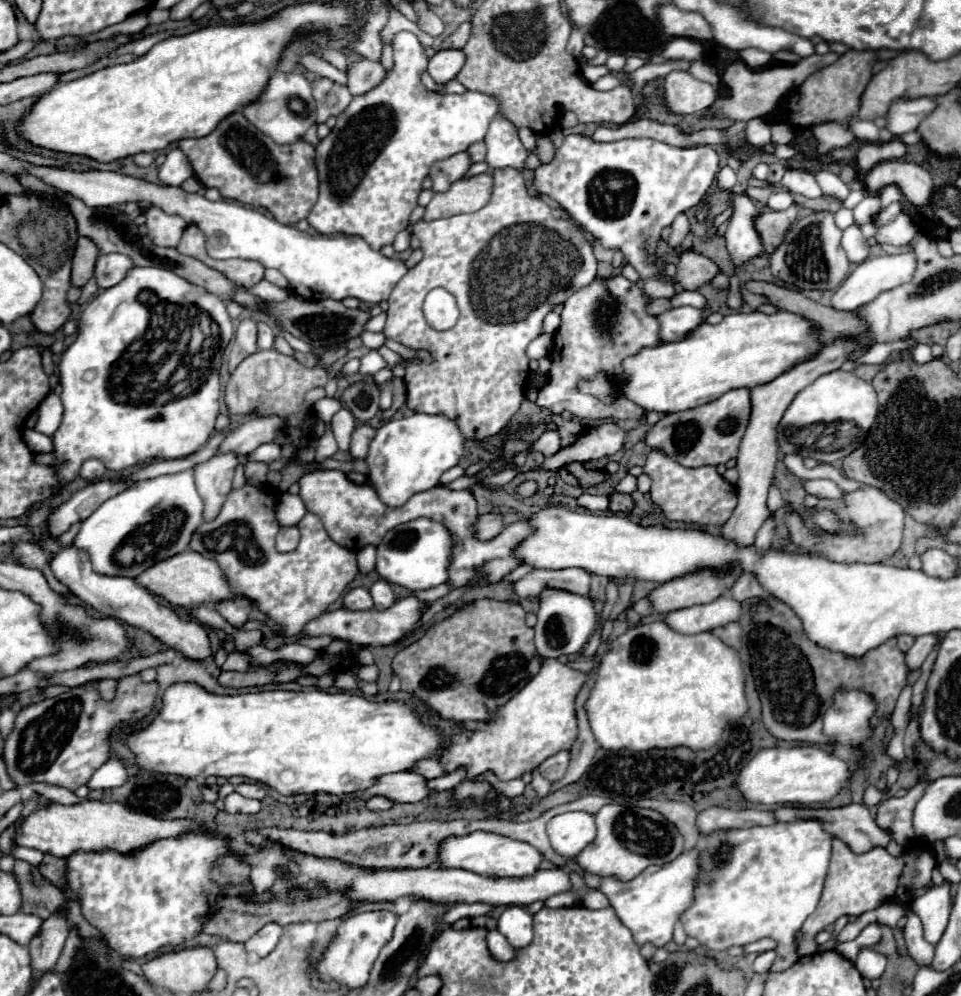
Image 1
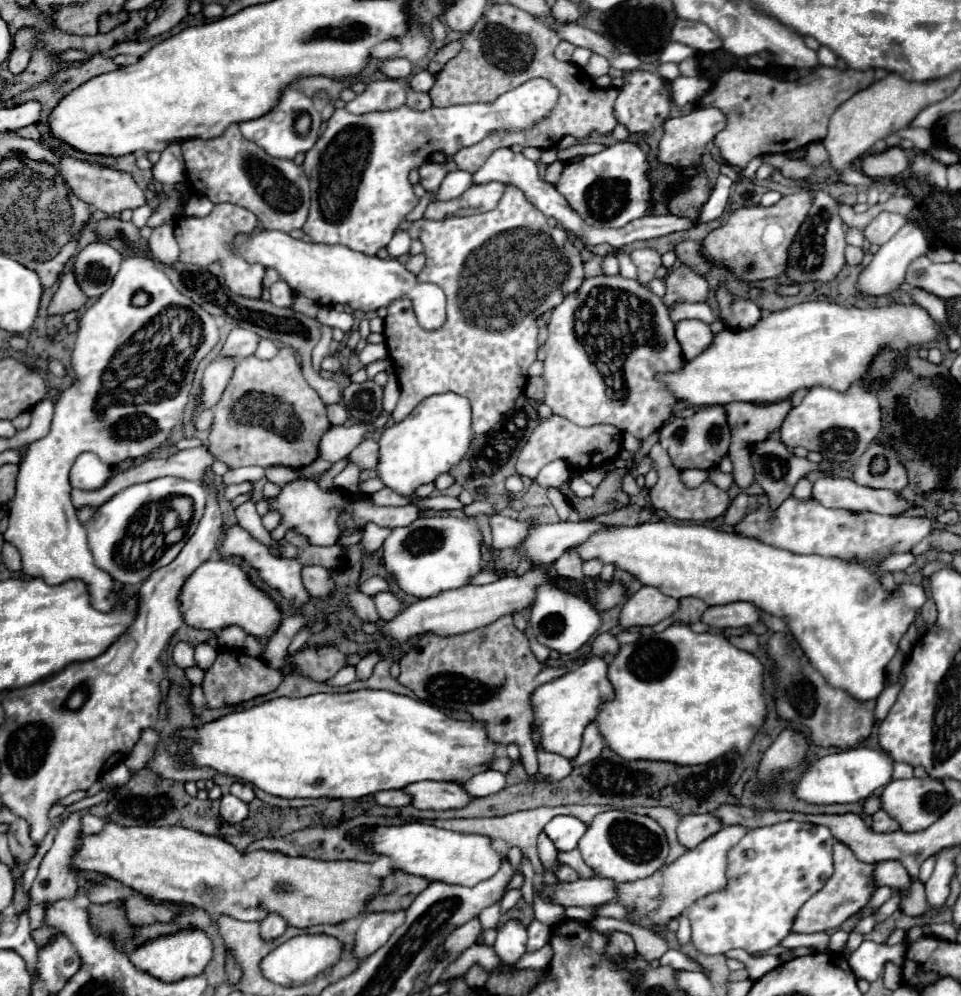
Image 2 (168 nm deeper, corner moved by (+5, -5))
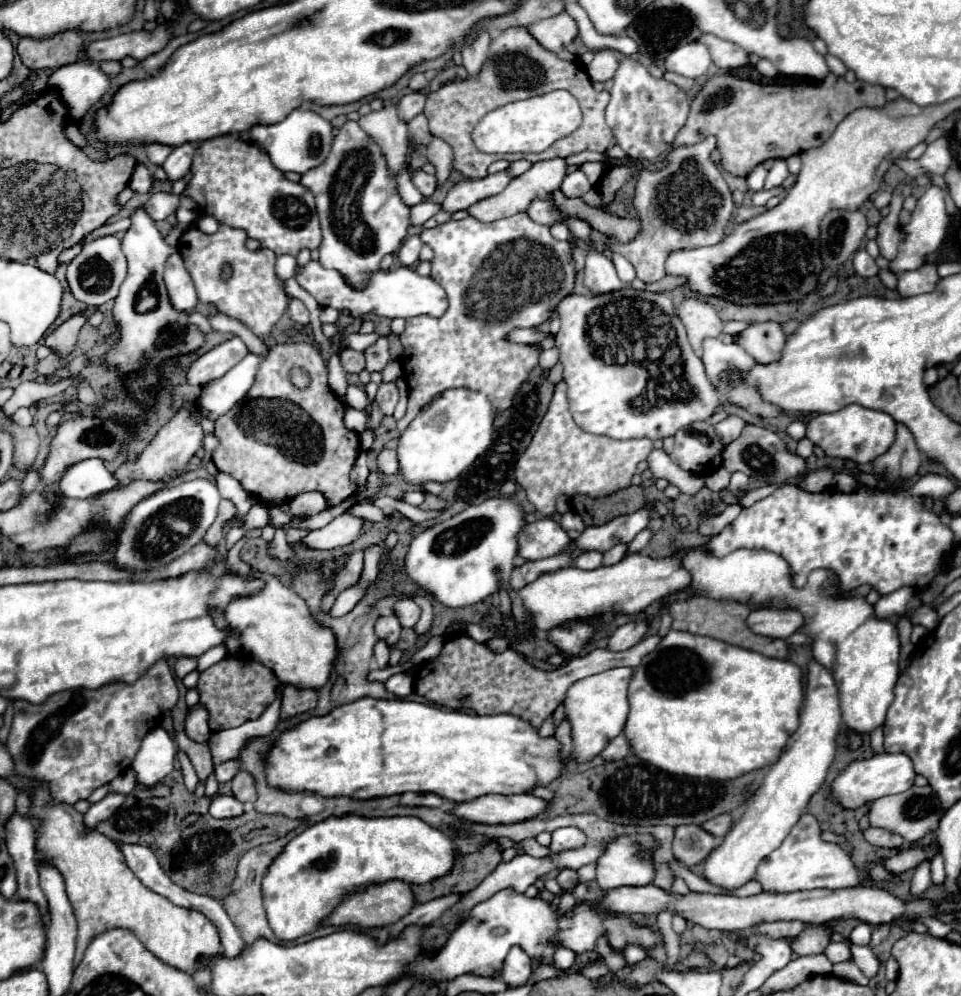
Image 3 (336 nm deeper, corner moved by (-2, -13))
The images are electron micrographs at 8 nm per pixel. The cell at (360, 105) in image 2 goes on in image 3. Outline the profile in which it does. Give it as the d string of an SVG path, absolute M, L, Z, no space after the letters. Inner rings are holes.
M387 103L381 111L371 111L369 115L359 119L359 125L367 135L371 135L371 139L375 139L375 143L383 151L383 157L387 159L387 167L395 175L397 191L403 203L407 203L409 207L421 203L423 195L411 183L409 177L409 165L405 159L409 147L407 123L403 123L397 117L397 105Z

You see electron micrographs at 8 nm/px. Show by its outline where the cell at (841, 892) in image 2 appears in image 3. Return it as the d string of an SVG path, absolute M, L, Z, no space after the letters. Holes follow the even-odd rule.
M807 925L807 929L801 935L797 935L793 951L797 955L819 955L825 953L827 945L829 945L827 929L817 929L815 925Z

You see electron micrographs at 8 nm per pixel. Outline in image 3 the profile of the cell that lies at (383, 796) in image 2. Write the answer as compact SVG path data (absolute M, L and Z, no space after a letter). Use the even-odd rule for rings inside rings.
M403 793L401 795L401 805L423 805L423 807L441 807L443 797L435 793Z

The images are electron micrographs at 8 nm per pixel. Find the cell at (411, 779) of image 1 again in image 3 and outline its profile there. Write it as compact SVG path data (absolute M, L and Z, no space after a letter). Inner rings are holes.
M483 795L467 803L459 803L453 813L461 819L489 825L507 825L535 819L547 811L549 803L535 795Z

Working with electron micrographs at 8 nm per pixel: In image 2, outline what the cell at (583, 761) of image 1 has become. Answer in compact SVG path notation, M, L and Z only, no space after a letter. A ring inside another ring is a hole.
M590 723L590 725L586 727L586 731L584 731L584 739L582 739L580 753L572 759L572 763L574 763L576 767L580 767L580 765L596 759L596 757L600 755L602 747L604 747L604 741L602 741L602 737L600 737L600 733L598 733L598 727L596 727L594 723Z

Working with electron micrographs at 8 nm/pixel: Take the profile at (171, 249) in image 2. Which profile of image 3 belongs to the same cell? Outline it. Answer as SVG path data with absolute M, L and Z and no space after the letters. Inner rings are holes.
M173 253L167 259L165 285L167 285L167 293L169 293L169 303L177 311L185 311L185 313L195 311L195 305L199 303L199 299L197 299L195 287L191 283L191 277L189 277L179 253Z

